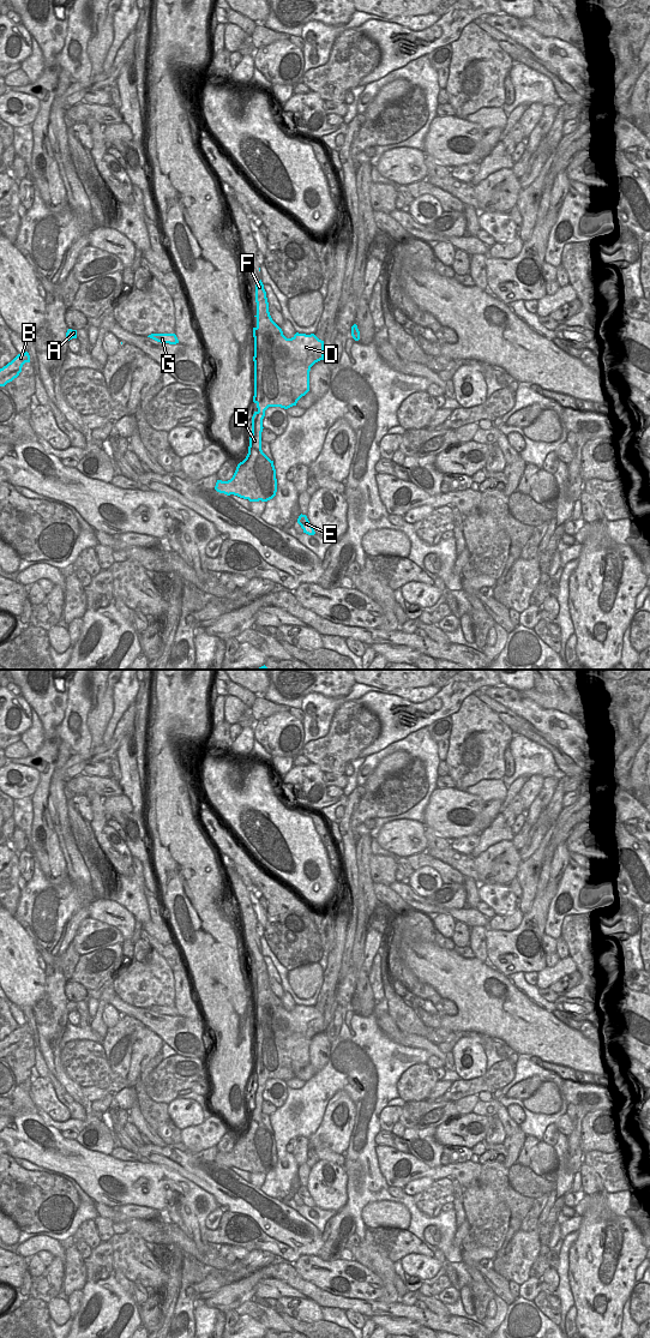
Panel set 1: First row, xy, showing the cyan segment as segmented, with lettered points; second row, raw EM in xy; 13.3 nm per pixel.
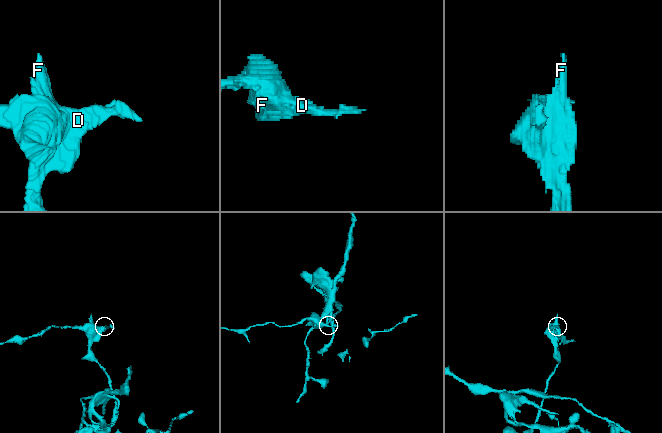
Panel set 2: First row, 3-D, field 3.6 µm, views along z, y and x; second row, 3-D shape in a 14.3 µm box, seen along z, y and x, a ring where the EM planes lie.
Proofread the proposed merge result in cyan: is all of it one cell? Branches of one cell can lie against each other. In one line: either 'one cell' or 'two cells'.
two cells

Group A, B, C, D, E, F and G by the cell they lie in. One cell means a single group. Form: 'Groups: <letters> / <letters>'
Groups: A B D G / C E F

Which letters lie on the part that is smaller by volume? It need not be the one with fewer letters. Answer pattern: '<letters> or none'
A, B, D, G

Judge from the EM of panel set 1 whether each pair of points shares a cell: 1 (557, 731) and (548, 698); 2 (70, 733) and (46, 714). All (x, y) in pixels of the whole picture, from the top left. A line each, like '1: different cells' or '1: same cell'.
1: different cells
2: different cells

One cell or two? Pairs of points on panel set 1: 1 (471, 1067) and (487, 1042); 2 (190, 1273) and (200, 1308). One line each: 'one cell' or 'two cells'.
1: two cells
2: two cells

